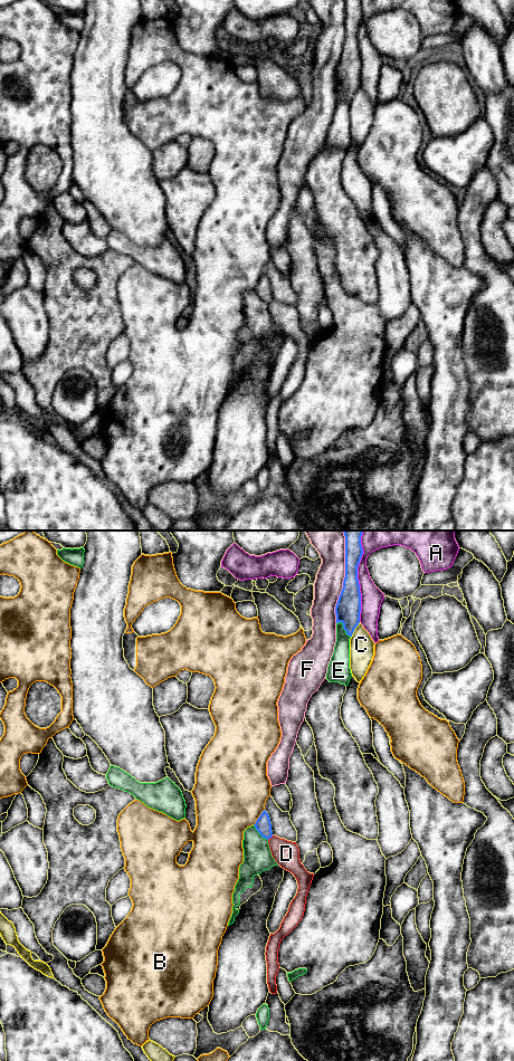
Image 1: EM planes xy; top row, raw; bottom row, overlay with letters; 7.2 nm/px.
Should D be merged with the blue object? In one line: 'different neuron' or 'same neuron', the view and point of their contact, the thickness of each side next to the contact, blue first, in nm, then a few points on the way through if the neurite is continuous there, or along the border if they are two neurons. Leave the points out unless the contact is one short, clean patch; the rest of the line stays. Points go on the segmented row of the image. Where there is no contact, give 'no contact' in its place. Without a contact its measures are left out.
different neuron; meets blue in xy at (269, 838); 120 nm thick on the blue side, 190 nm on the other; border along xy (273, 835), (267, 839)

